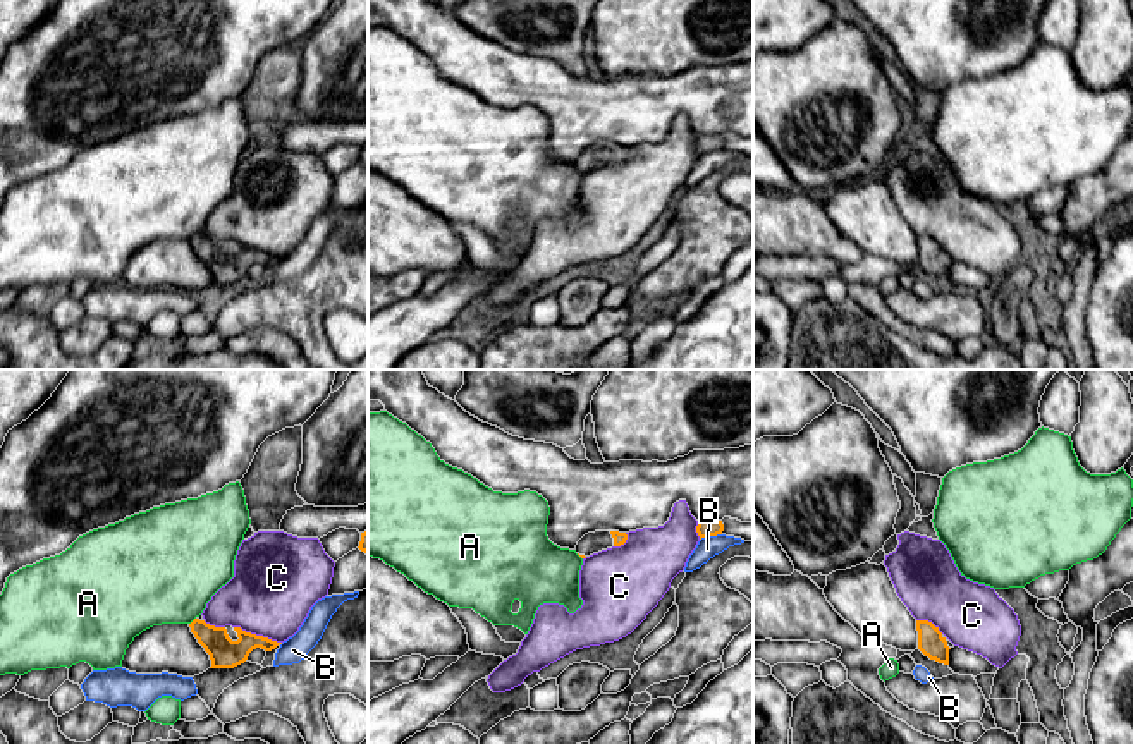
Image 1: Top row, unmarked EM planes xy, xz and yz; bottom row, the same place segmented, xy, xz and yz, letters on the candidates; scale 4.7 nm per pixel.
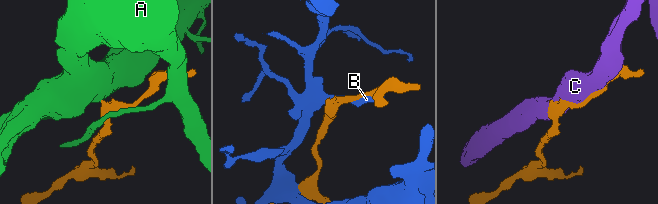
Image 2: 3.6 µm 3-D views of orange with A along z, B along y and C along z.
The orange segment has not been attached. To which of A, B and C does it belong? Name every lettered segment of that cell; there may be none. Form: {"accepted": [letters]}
{"accepted": []}

